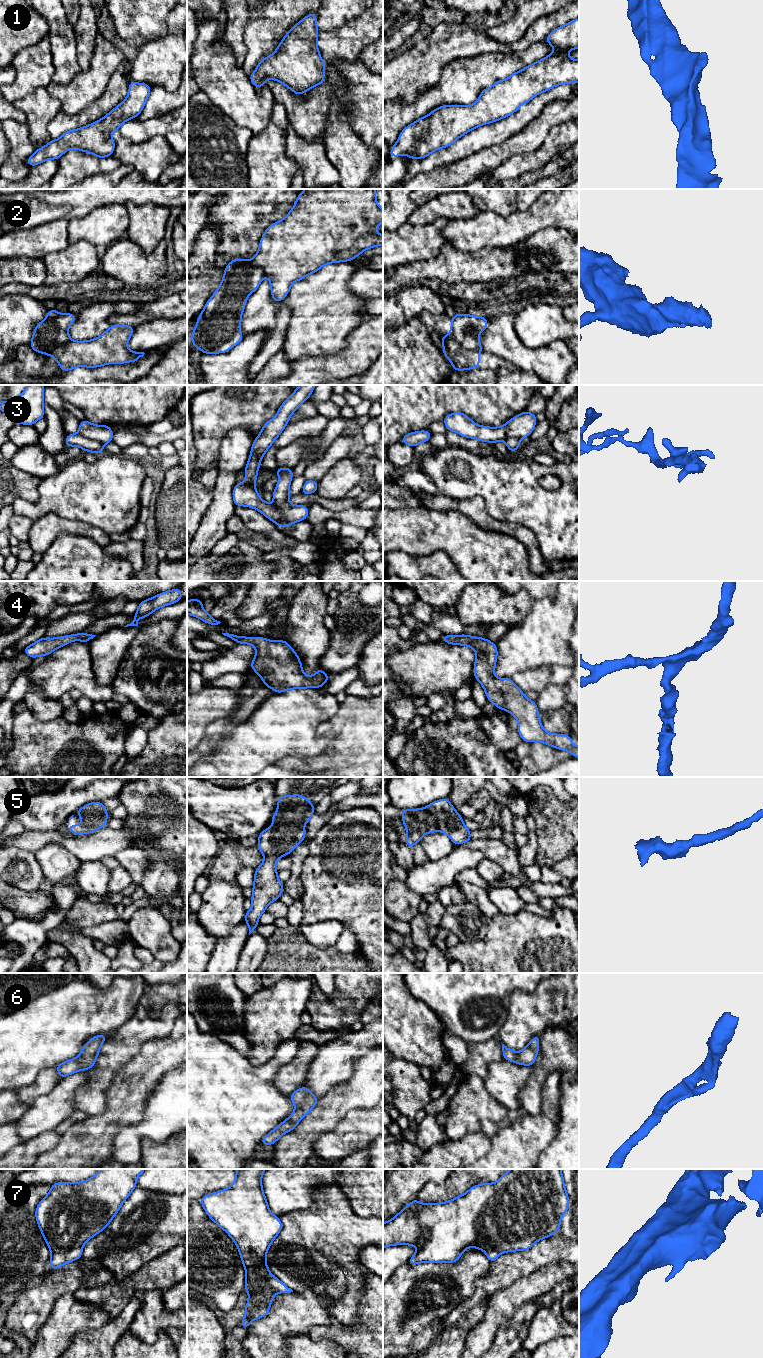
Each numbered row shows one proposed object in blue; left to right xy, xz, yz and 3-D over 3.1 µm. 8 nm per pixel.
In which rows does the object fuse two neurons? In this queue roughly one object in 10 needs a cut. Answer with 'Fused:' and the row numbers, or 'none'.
Fused: 2, 3

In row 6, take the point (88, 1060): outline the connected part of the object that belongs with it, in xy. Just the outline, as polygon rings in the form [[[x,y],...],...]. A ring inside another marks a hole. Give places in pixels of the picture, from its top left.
[[[104,1034],[94,1036],[82,1047],[80,1054],[76,1058],[58,1064],[55,1069],[60,1075],[60,1080],[78,1071],[91,1069],[96,1063],[101,1045],[106,1039],[107,1035]]]

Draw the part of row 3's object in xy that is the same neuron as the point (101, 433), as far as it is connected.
[[[87,419],[80,422],[78,434],[102,444],[113,441],[113,431],[110,426],[91,424]]]

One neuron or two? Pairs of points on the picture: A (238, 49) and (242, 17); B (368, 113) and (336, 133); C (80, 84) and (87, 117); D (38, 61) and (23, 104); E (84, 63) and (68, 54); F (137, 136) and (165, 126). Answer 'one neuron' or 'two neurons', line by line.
A: one neuron
B: two neurons
C: two neurons
D: two neurons
E: two neurons
F: one neuron

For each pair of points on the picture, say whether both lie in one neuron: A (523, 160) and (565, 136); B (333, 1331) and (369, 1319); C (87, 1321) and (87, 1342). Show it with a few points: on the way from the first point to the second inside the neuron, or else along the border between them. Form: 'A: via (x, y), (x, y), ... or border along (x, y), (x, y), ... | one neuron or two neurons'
A: via (533, 160), (537, 160), (555, 142) | one neuron
B: via (342, 1331), (357, 1331), (360, 1328) | one neuron
C: border along (107, 1320), (99, 1327), (79, 1331), (69, 1344) | two neurons

